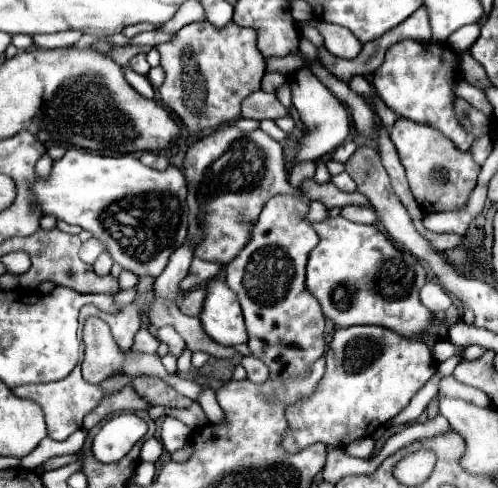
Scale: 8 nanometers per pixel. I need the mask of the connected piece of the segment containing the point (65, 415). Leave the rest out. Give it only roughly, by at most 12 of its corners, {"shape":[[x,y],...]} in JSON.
{"shape":[[82,379],[22,385],[14,395],[38,403],[48,437],[64,441],[106,395]]}

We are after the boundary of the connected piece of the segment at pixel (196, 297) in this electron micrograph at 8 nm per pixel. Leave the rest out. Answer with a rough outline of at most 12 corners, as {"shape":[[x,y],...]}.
{"shape":[[206,287],[184,295],[180,309],[198,317],[206,299]]}

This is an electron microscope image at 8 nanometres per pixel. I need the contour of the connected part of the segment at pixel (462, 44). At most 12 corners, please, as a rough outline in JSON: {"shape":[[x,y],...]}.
{"shape":[[476,23],[448,37],[456,51],[468,51],[480,35]]}

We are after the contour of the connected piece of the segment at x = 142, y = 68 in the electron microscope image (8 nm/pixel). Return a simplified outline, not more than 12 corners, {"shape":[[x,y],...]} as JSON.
{"shape":[[144,53],[130,59],[130,67],[140,75],[148,75],[148,65]]}

